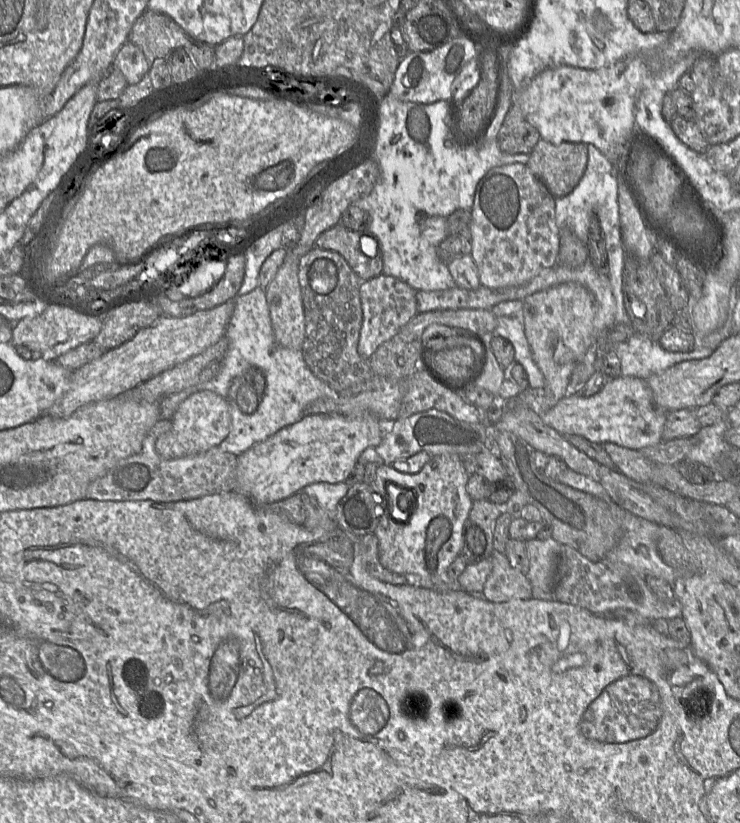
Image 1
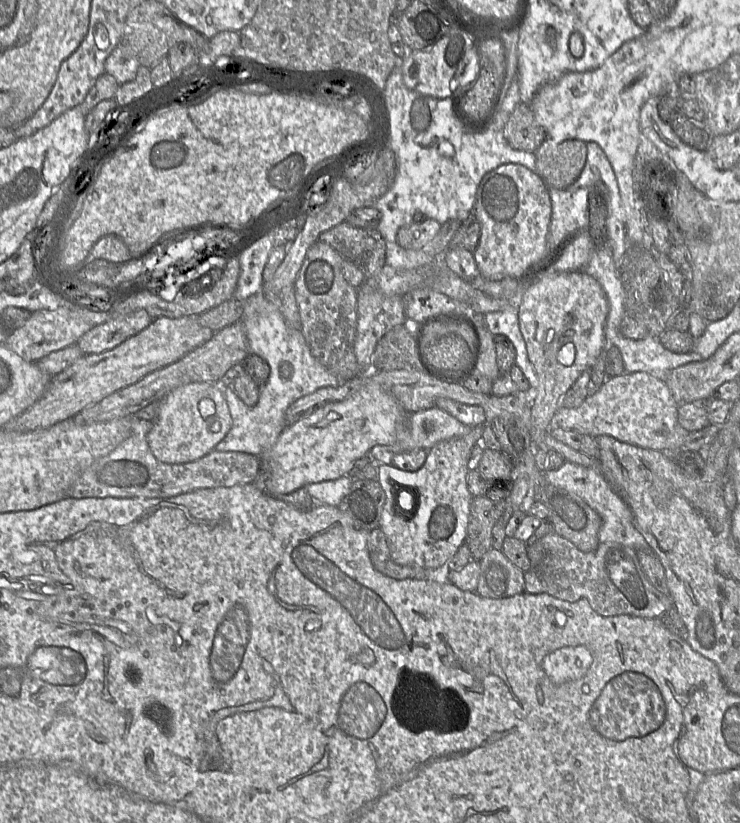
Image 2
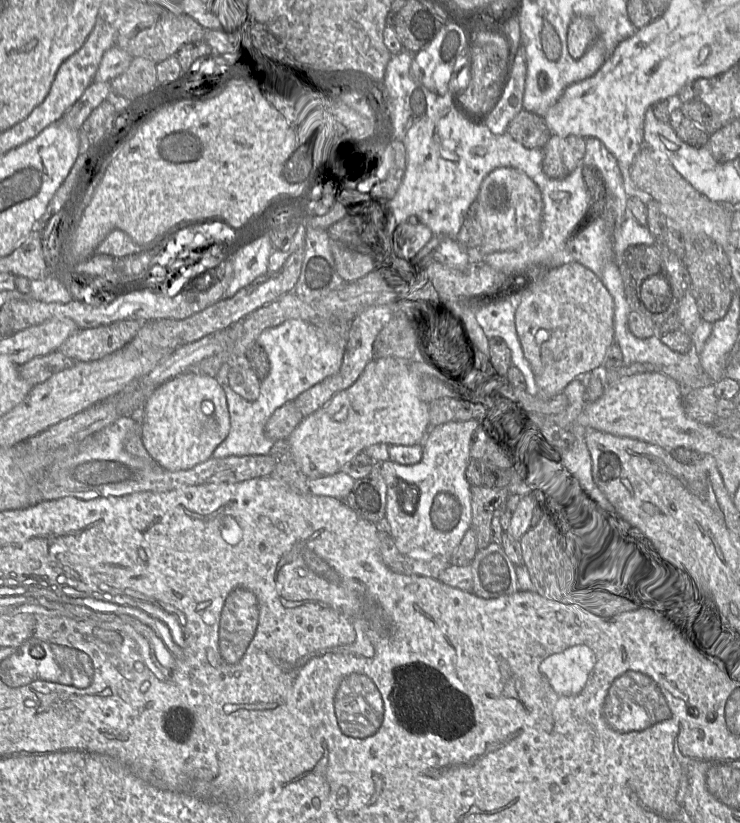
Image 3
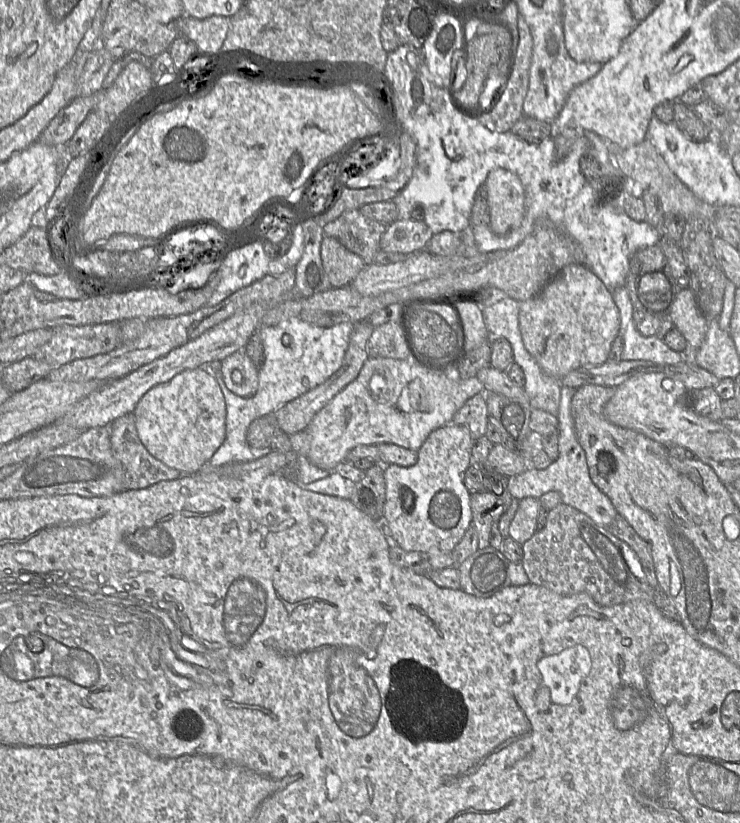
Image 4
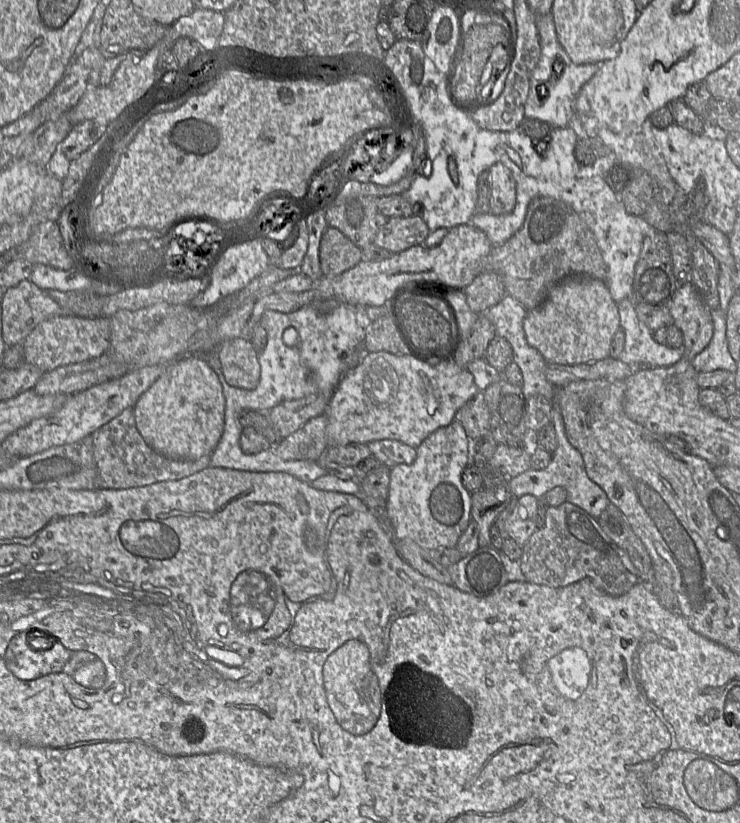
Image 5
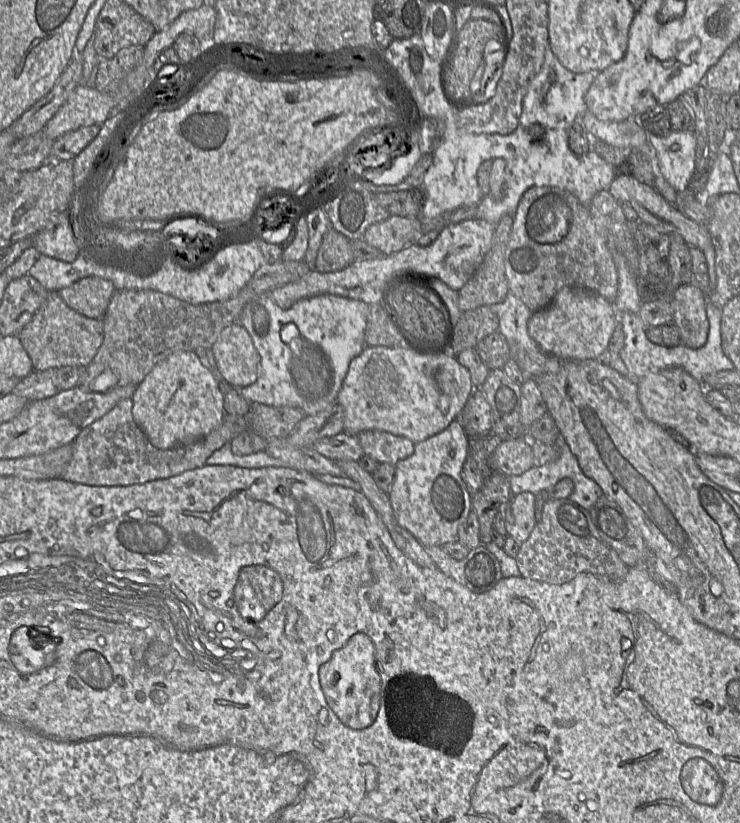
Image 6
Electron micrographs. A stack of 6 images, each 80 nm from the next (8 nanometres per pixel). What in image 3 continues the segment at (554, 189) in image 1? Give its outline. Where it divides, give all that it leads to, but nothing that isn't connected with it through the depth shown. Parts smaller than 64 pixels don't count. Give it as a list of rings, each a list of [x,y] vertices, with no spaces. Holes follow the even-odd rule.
[[[552,134],[543,147],[543,171],[553,179],[563,179],[572,173],[586,153],[585,139],[581,136]]]

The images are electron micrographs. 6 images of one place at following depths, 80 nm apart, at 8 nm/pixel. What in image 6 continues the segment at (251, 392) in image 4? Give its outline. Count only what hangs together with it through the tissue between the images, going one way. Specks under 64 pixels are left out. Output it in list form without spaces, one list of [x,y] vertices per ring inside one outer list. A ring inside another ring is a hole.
[[[240,322],[221,332],[212,352],[224,381],[232,387],[247,387],[258,379],[260,355]]]

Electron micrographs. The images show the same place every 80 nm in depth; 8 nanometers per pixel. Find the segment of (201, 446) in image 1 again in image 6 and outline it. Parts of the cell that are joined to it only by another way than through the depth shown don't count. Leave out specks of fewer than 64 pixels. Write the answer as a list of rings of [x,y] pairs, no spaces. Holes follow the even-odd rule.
[[[193,351],[174,353],[156,364],[132,396],[133,418],[152,445],[161,450],[196,442],[225,420],[221,384]]]

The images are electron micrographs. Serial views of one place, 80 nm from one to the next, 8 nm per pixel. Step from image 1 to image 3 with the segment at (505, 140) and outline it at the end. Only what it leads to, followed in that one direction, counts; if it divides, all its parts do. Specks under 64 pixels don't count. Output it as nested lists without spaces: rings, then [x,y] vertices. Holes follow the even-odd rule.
[[[525,109],[511,120],[507,133],[526,148],[543,148],[551,137],[544,116]]]

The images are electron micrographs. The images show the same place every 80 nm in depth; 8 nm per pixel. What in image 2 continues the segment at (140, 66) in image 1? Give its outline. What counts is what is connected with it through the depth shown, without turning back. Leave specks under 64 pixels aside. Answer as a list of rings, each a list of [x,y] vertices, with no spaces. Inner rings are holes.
[[[121,42],[107,57],[105,73],[113,76],[121,85],[135,79],[140,65],[135,51]]]

